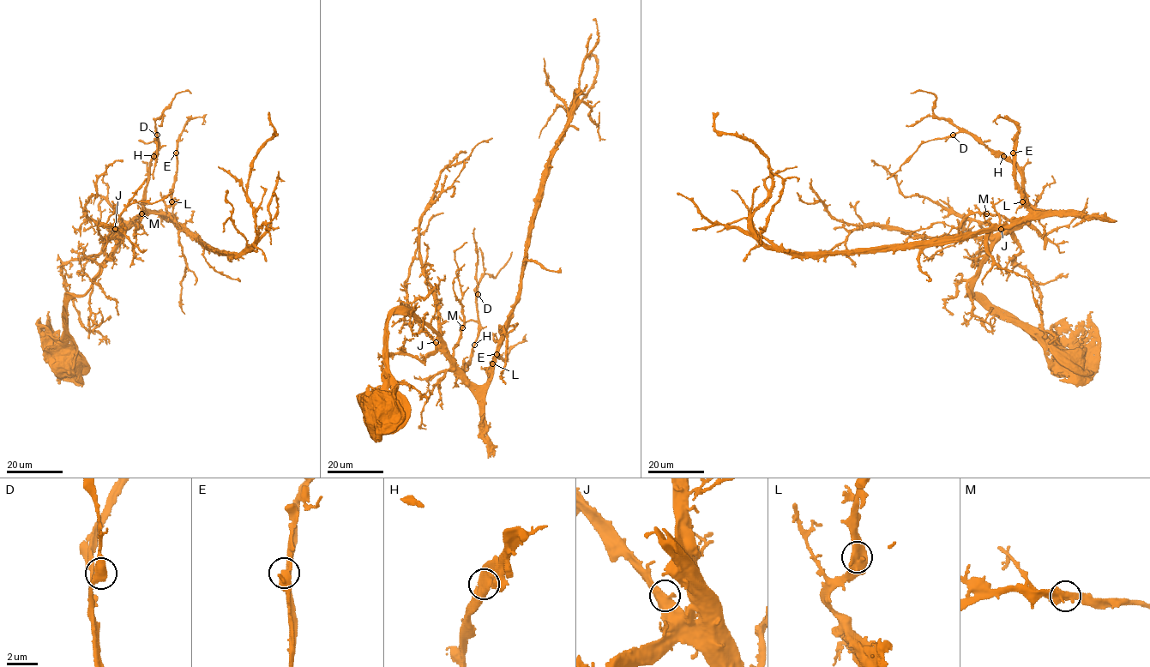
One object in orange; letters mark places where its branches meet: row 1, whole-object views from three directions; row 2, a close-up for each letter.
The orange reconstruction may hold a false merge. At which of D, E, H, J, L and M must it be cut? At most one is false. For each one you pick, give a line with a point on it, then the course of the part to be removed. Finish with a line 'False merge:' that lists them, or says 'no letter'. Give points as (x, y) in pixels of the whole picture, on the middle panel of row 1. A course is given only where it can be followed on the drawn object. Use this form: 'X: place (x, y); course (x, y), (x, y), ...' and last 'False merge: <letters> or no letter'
False merge: no letter

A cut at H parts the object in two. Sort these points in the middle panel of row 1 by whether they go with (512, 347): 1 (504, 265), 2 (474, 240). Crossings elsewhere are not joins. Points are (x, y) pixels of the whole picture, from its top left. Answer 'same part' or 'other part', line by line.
1: other part
2: other part

